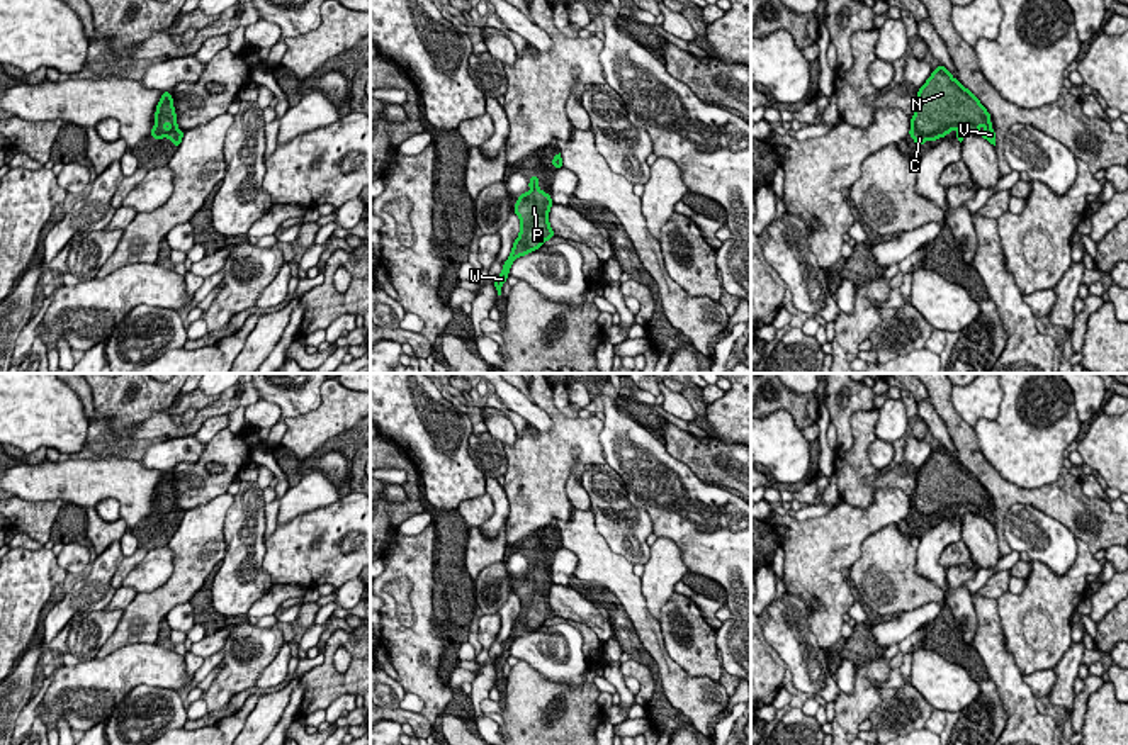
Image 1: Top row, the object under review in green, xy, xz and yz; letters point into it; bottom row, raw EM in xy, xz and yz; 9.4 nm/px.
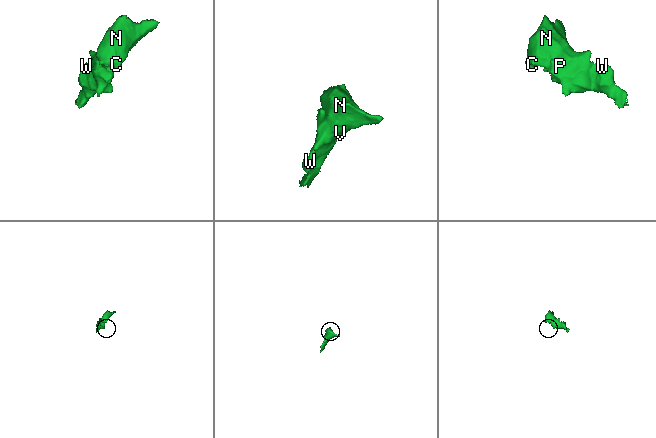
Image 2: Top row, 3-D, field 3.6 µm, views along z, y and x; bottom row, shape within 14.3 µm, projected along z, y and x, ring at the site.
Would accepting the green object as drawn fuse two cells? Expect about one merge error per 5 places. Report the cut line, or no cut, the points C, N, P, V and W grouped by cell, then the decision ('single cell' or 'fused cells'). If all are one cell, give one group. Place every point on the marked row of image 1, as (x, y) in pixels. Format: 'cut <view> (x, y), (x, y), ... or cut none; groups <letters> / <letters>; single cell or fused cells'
cut none; groups C N P V W; single cell

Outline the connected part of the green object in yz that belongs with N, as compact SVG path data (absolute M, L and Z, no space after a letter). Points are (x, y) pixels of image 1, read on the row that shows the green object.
M938 64L917 92L909 136L921 148L924 141L938 141L955 127L960 143L967 132L972 132L995 146L995 131L987 109L945 66Z

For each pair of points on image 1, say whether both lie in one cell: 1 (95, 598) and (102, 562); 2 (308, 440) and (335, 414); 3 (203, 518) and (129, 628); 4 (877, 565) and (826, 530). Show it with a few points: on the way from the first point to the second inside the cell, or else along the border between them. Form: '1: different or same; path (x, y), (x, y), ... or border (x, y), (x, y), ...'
1: same; path (95, 589), (102, 571)
2: same; path (315, 433), (328, 420)
3: same; path (197, 547), (191, 571), (158, 603)
4: different; border (889, 525), (862, 543), (862, 554), (848, 567)

